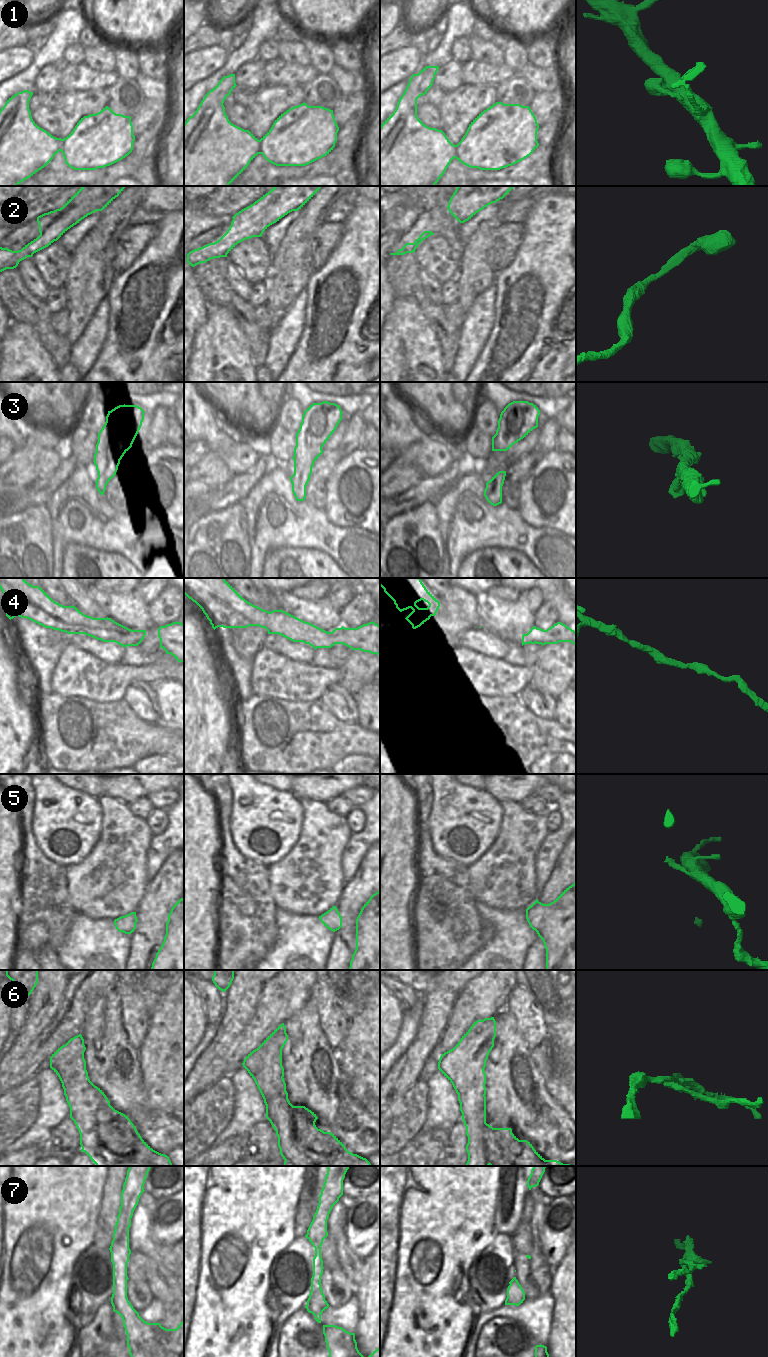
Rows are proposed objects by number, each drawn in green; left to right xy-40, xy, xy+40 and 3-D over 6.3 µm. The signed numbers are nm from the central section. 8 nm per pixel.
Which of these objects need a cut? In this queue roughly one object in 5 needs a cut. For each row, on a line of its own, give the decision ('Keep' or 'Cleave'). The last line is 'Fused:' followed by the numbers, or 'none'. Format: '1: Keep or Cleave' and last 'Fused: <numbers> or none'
1: Keep
2: Keep
3: Keep
4: Keep
5: Keep
6: Cleave
7: Cleave
Fused: 6, 7

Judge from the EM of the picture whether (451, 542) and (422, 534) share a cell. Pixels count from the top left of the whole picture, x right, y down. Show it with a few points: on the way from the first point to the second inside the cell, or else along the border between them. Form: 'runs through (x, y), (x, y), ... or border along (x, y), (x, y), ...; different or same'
border along (436, 517), (443, 546), (444, 563); different

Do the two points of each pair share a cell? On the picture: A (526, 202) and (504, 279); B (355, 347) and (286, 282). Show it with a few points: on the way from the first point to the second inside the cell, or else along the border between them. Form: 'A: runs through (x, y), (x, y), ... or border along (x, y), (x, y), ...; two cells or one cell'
A: border along (535, 202), (522, 222); two cells
B: border along (311, 273), (303, 289); two cells

